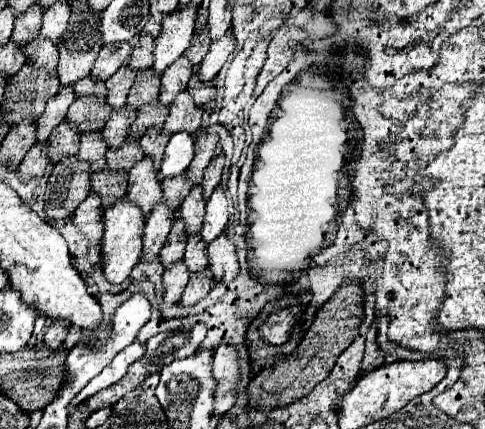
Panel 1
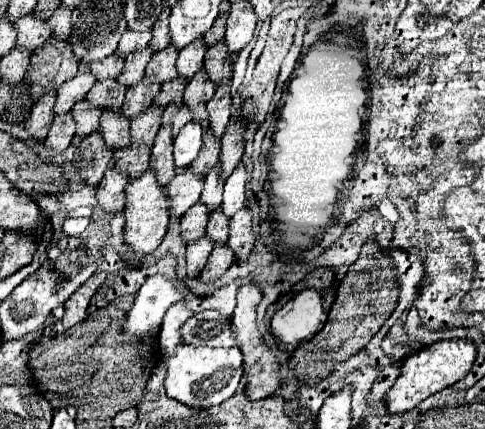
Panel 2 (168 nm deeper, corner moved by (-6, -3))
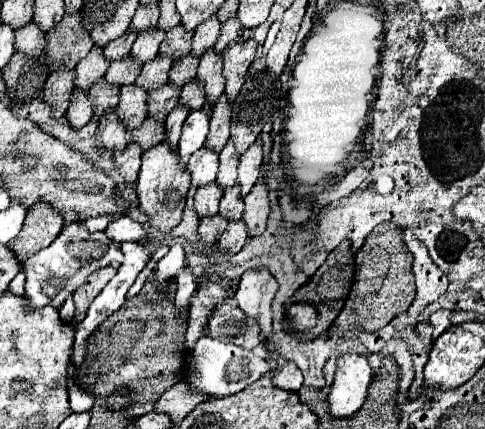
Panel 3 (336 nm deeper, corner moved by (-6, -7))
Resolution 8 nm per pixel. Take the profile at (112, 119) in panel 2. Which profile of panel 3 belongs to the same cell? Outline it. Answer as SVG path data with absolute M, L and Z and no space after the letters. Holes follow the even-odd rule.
M134 84L120 88L120 104L116 112L126 130L136 130L142 126L142 120L146 120L146 100L146 92Z

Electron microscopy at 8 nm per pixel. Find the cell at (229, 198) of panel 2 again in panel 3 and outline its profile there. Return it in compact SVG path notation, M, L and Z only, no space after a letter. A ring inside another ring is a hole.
M256 140L242 156L240 156L240 166L238 166L238 186L240 186L240 196L244 198L250 188L256 184L260 176L260 164L262 164L262 148L260 140Z

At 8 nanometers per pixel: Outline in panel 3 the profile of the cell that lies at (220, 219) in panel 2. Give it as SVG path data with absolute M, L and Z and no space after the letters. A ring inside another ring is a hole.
M234 184L232 188L228 188L220 200L220 216L228 218L228 220L240 220L244 212L244 202L240 198L240 188L238 184Z

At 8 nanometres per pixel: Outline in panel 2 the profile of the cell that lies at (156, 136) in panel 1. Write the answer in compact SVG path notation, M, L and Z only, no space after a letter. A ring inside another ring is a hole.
M168 104L166 110L164 110L164 116L162 116L162 122L172 122L172 134L176 136L180 132L180 128L192 120L192 114L190 114L190 108L186 104Z

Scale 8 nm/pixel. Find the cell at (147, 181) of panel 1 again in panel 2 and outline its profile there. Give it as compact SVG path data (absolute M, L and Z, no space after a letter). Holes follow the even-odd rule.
M164 124L154 140L152 146L152 158L150 166L154 168L158 182L162 186L168 186L170 180L176 176L174 170L174 158L172 158L172 124Z

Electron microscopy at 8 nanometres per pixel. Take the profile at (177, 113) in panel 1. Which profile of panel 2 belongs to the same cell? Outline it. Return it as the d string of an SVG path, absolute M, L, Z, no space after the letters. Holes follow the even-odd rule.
M202 68L200 72L196 72L190 82L186 84L186 92L184 92L184 102L190 106L192 114L196 120L206 120L208 112L206 112L206 104L208 100L214 96L216 86L212 84L212 80L208 78L206 70Z

